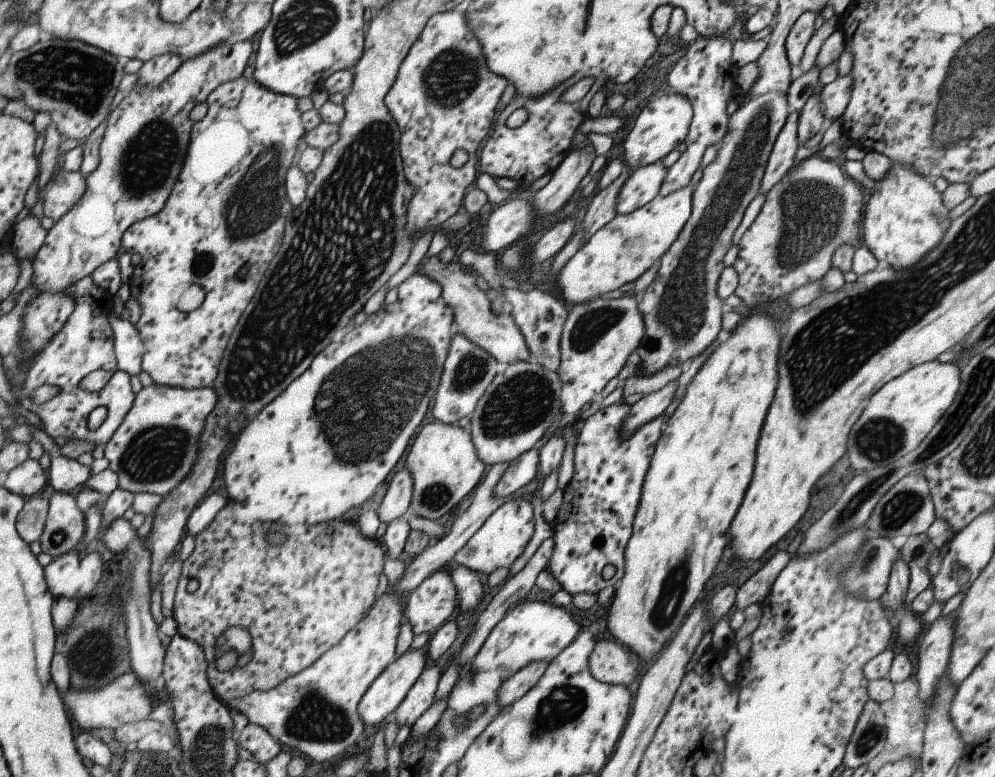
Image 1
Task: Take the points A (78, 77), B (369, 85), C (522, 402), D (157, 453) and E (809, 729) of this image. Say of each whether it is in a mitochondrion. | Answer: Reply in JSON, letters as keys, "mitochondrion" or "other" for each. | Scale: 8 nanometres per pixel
{"A":"mitochondrion","B":"other","C":"mitochondrion","D":"mitochondrion","E":"other"}

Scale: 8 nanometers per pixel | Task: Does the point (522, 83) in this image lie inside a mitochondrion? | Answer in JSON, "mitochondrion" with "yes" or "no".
{"mitochondrion":"no"}

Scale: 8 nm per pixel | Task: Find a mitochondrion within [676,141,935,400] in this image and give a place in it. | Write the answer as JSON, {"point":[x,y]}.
{"point":[812,210]}

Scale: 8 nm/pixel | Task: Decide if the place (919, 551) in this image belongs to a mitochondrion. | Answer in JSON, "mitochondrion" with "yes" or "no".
{"mitochondrion":"yes"}

